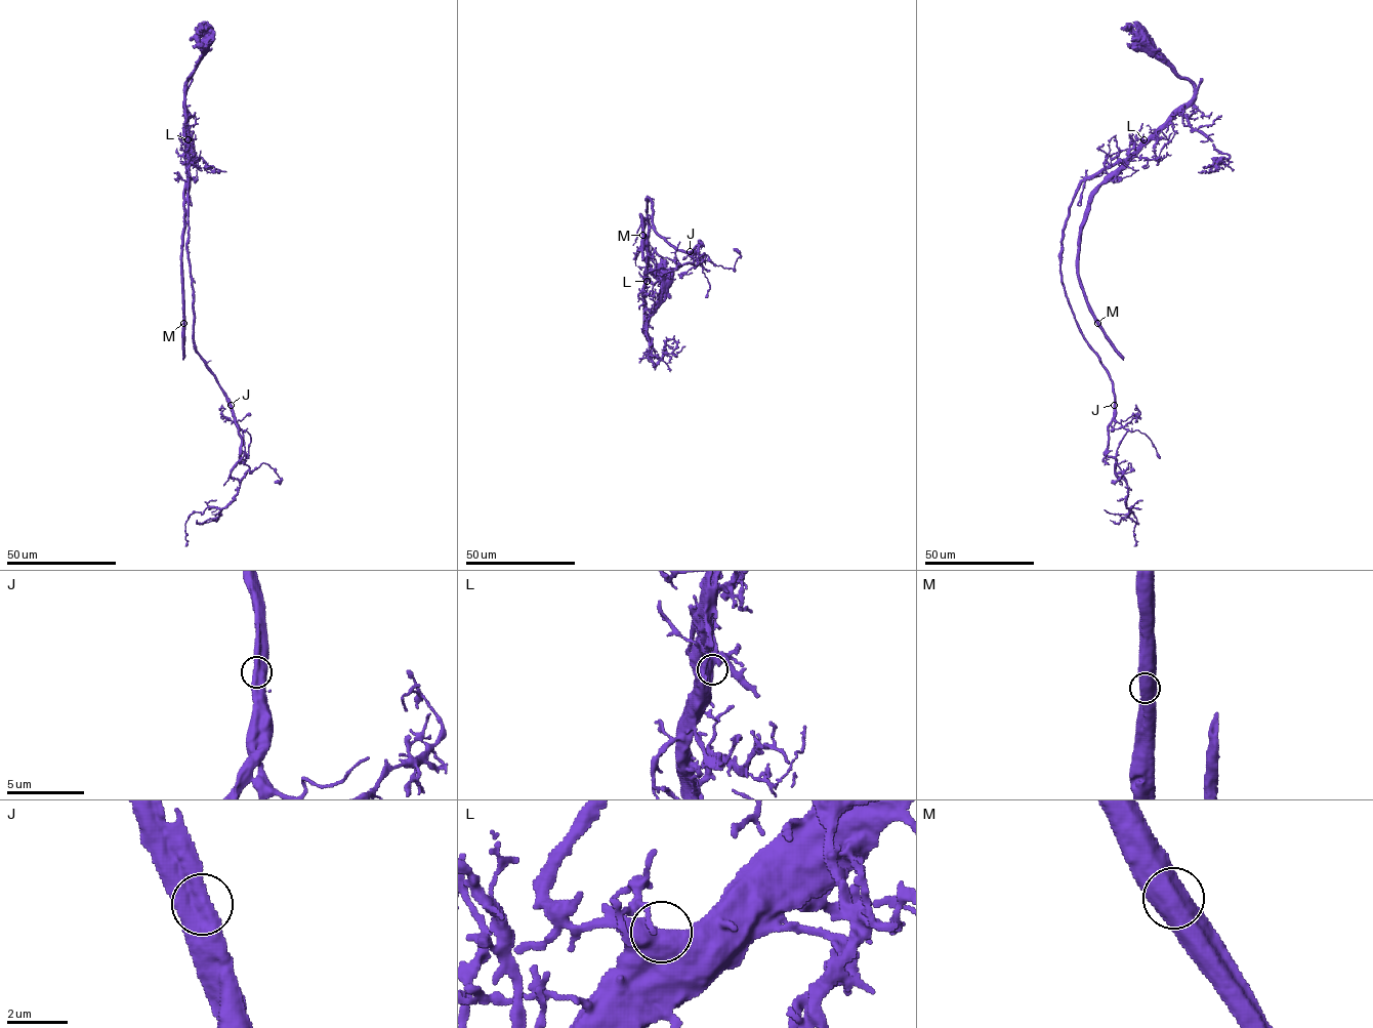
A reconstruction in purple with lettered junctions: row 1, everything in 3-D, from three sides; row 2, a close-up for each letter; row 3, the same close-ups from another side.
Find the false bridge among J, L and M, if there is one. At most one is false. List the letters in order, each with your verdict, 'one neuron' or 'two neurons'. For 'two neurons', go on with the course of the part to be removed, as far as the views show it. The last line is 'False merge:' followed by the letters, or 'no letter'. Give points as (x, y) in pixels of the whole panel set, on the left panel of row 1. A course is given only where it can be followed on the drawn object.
J: two neurons; foreign part runs (231, 405), (234, 419), (242, 430), (244, 463), (250, 470), (267, 463), (281, 480), (274, 482)
L: one neuron
M: one neuron
False merge: J

